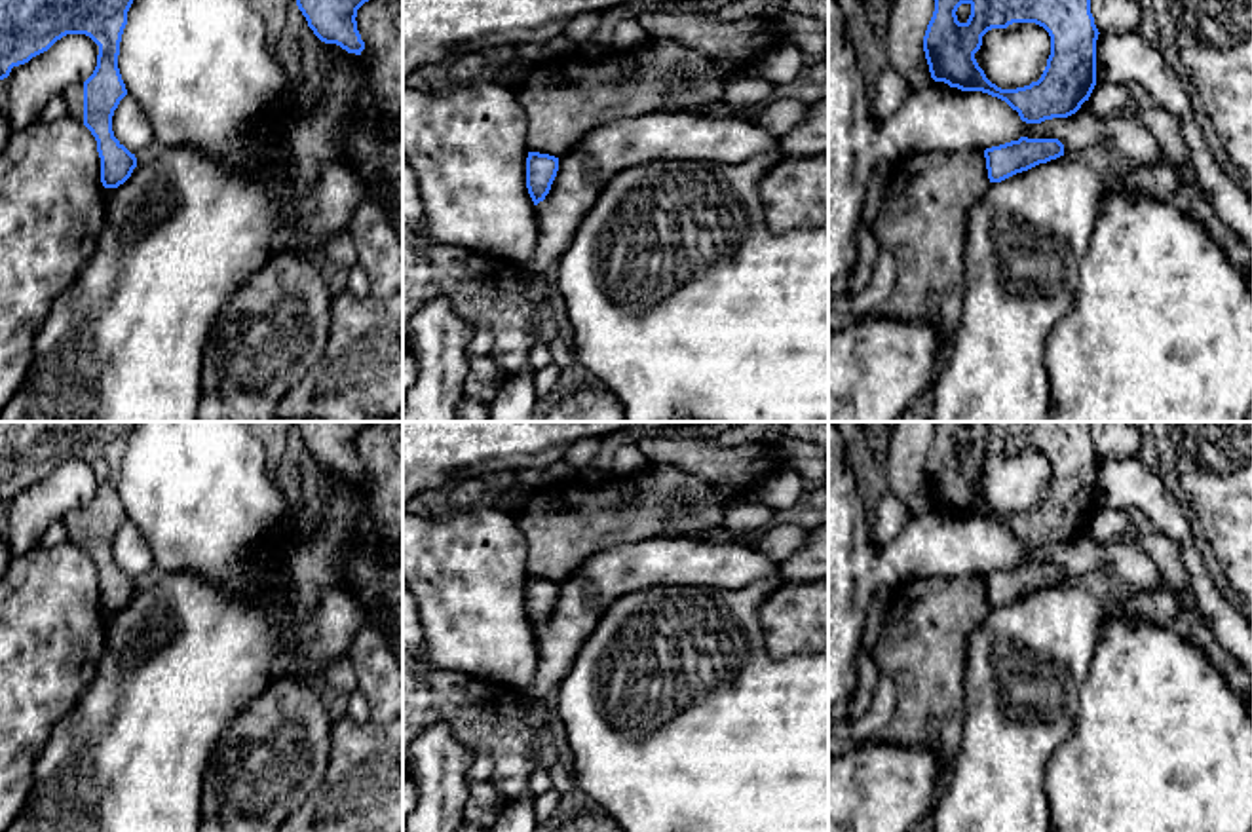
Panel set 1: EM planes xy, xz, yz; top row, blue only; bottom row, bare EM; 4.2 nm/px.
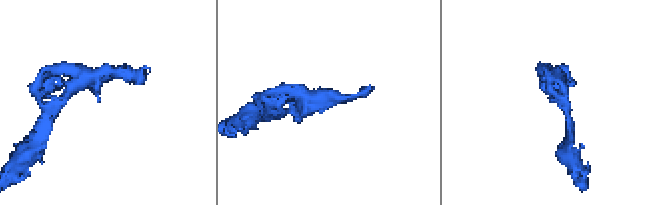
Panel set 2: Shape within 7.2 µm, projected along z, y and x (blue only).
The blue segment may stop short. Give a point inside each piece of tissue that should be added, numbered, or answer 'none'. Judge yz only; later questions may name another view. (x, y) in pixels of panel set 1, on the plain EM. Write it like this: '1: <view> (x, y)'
none

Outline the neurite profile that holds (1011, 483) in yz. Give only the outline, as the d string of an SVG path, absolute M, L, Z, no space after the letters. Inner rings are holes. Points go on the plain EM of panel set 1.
M1013 448L982 462L975 479L986 503L1001 515L1016 515L1037 507L1051 481L1051 462L1035 448Z

